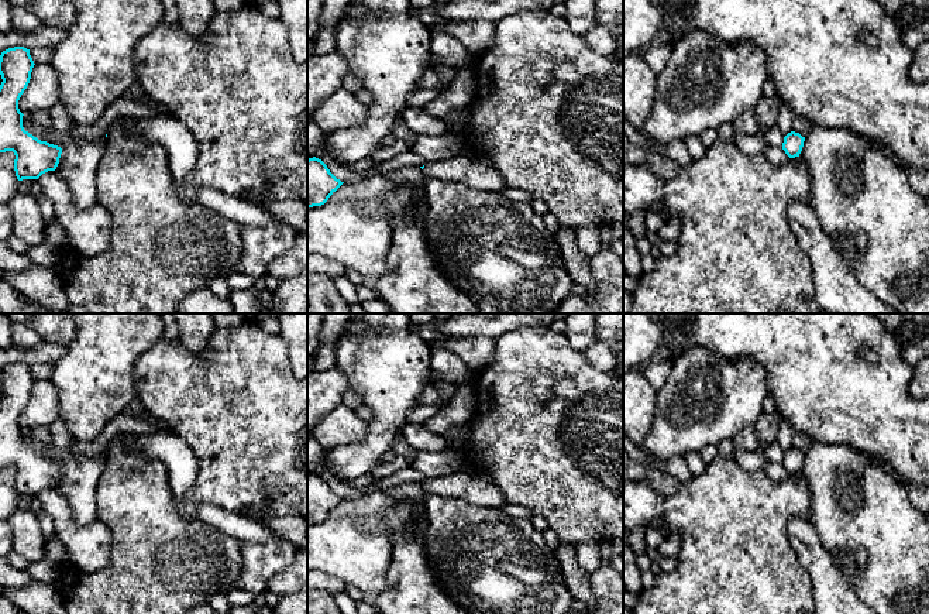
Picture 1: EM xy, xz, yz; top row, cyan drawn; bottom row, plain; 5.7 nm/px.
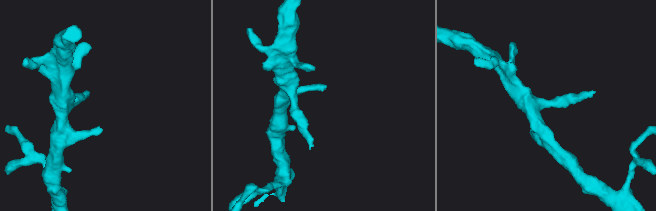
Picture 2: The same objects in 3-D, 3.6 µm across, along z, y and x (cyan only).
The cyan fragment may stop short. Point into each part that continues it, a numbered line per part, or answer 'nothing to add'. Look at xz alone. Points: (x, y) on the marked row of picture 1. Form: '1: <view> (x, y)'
1: xz (470, 170)

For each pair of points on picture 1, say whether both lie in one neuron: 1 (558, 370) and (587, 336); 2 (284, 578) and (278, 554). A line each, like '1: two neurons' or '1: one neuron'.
1: two neurons
2: two neurons

